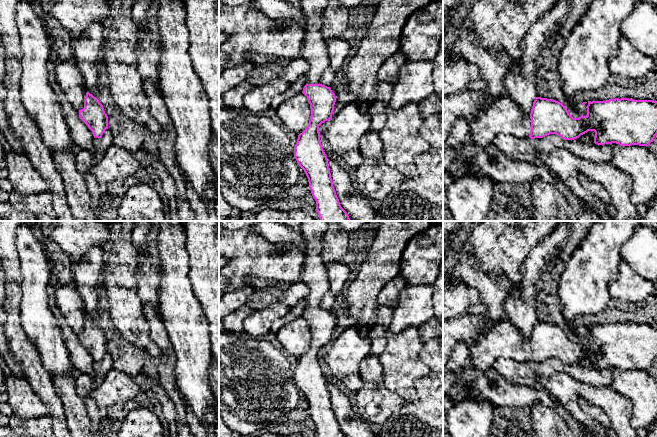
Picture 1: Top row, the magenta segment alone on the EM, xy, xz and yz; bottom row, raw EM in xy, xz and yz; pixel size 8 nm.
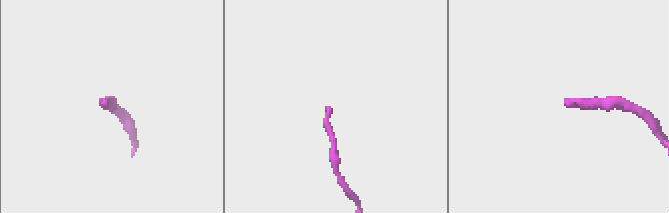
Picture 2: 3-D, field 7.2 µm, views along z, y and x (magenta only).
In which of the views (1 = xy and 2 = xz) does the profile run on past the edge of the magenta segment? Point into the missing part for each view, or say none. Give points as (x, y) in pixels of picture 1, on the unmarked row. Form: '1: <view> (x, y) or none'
1: none
2: xz (314, 274)

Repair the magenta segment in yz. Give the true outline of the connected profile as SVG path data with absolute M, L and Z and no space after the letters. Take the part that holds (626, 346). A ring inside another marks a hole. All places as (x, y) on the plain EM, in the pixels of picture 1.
M465 315L443 321L443 367L449 362L454 346L458 342L470 344L472 368L482 371L493 367L499 358L513 359L517 362L529 360L531 363L556 358L564 364L574 364L588 355L594 355L594 367L597 369L616 367L621 370L646 371L657 359L657 325L653 324L615 322L607 325L588 325L587 339L573 342L562 327L553 323L536 321L530 339L526 340L521 330L506 320L492 322L484 333L481 332L483 326L478 325L478 321L483 323L485 319Z

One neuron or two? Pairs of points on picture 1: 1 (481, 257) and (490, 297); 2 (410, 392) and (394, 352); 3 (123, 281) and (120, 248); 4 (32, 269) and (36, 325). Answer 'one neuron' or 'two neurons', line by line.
1: one neuron
2: one neuron
3: one neuron
4: one neuron

